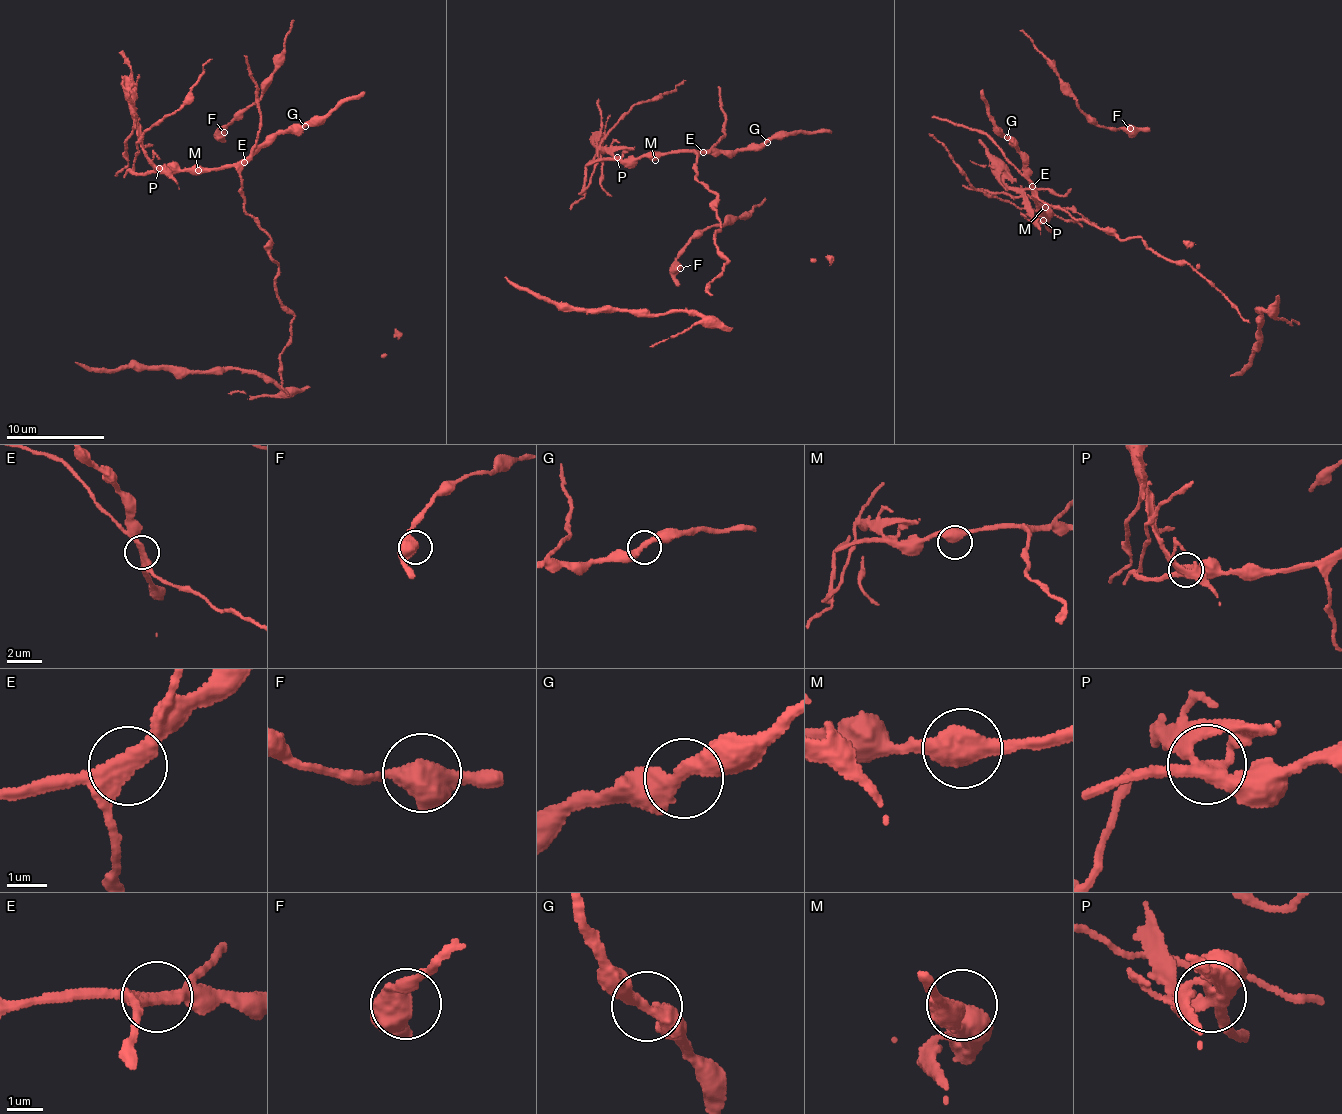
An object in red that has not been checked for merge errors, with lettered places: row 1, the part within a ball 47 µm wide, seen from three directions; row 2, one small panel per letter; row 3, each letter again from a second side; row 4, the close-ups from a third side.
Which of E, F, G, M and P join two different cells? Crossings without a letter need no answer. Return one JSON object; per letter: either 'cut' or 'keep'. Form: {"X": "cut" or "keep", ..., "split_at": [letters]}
{"E": "cut", "F": "keep", "G": "keep", "M": "keep", "P": "cut", "split_at": ["E", "P"]}

